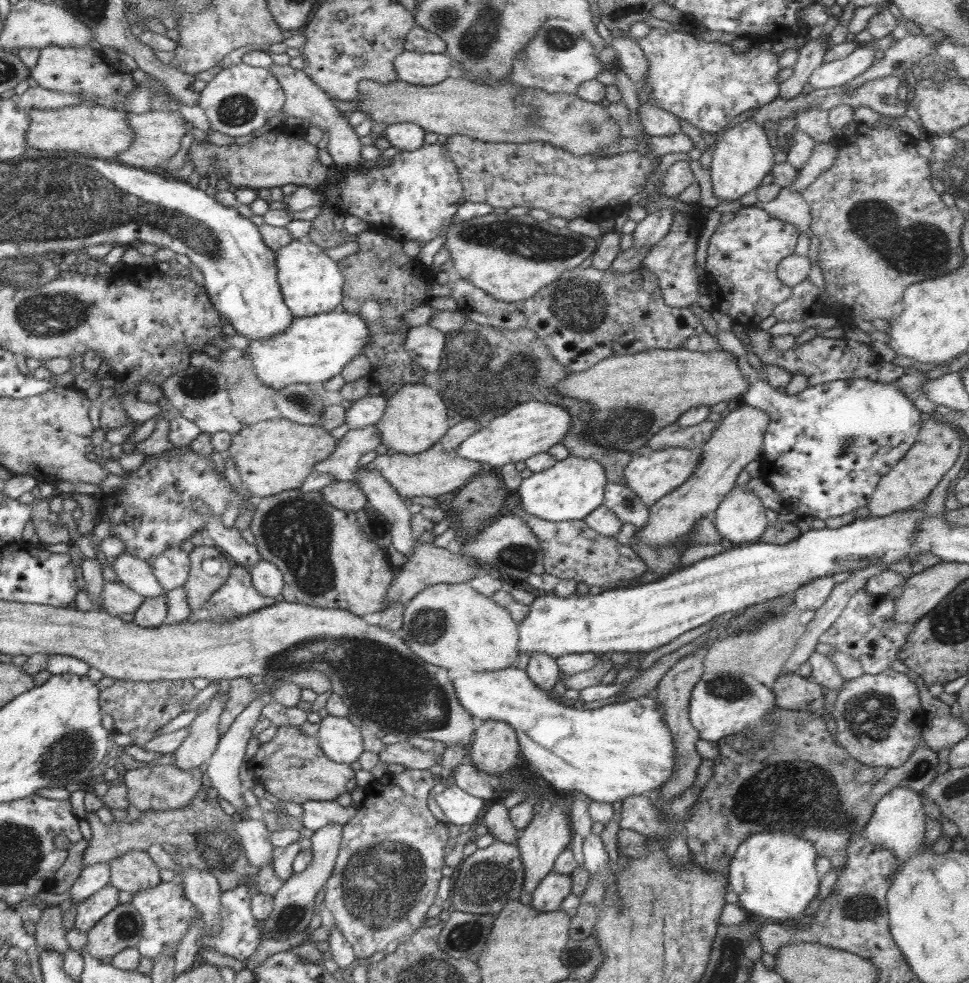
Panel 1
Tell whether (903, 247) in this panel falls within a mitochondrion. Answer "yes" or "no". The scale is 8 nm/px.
yes

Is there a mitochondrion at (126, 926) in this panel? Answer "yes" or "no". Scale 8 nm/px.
yes

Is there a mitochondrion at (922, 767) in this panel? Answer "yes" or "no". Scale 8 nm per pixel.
yes

